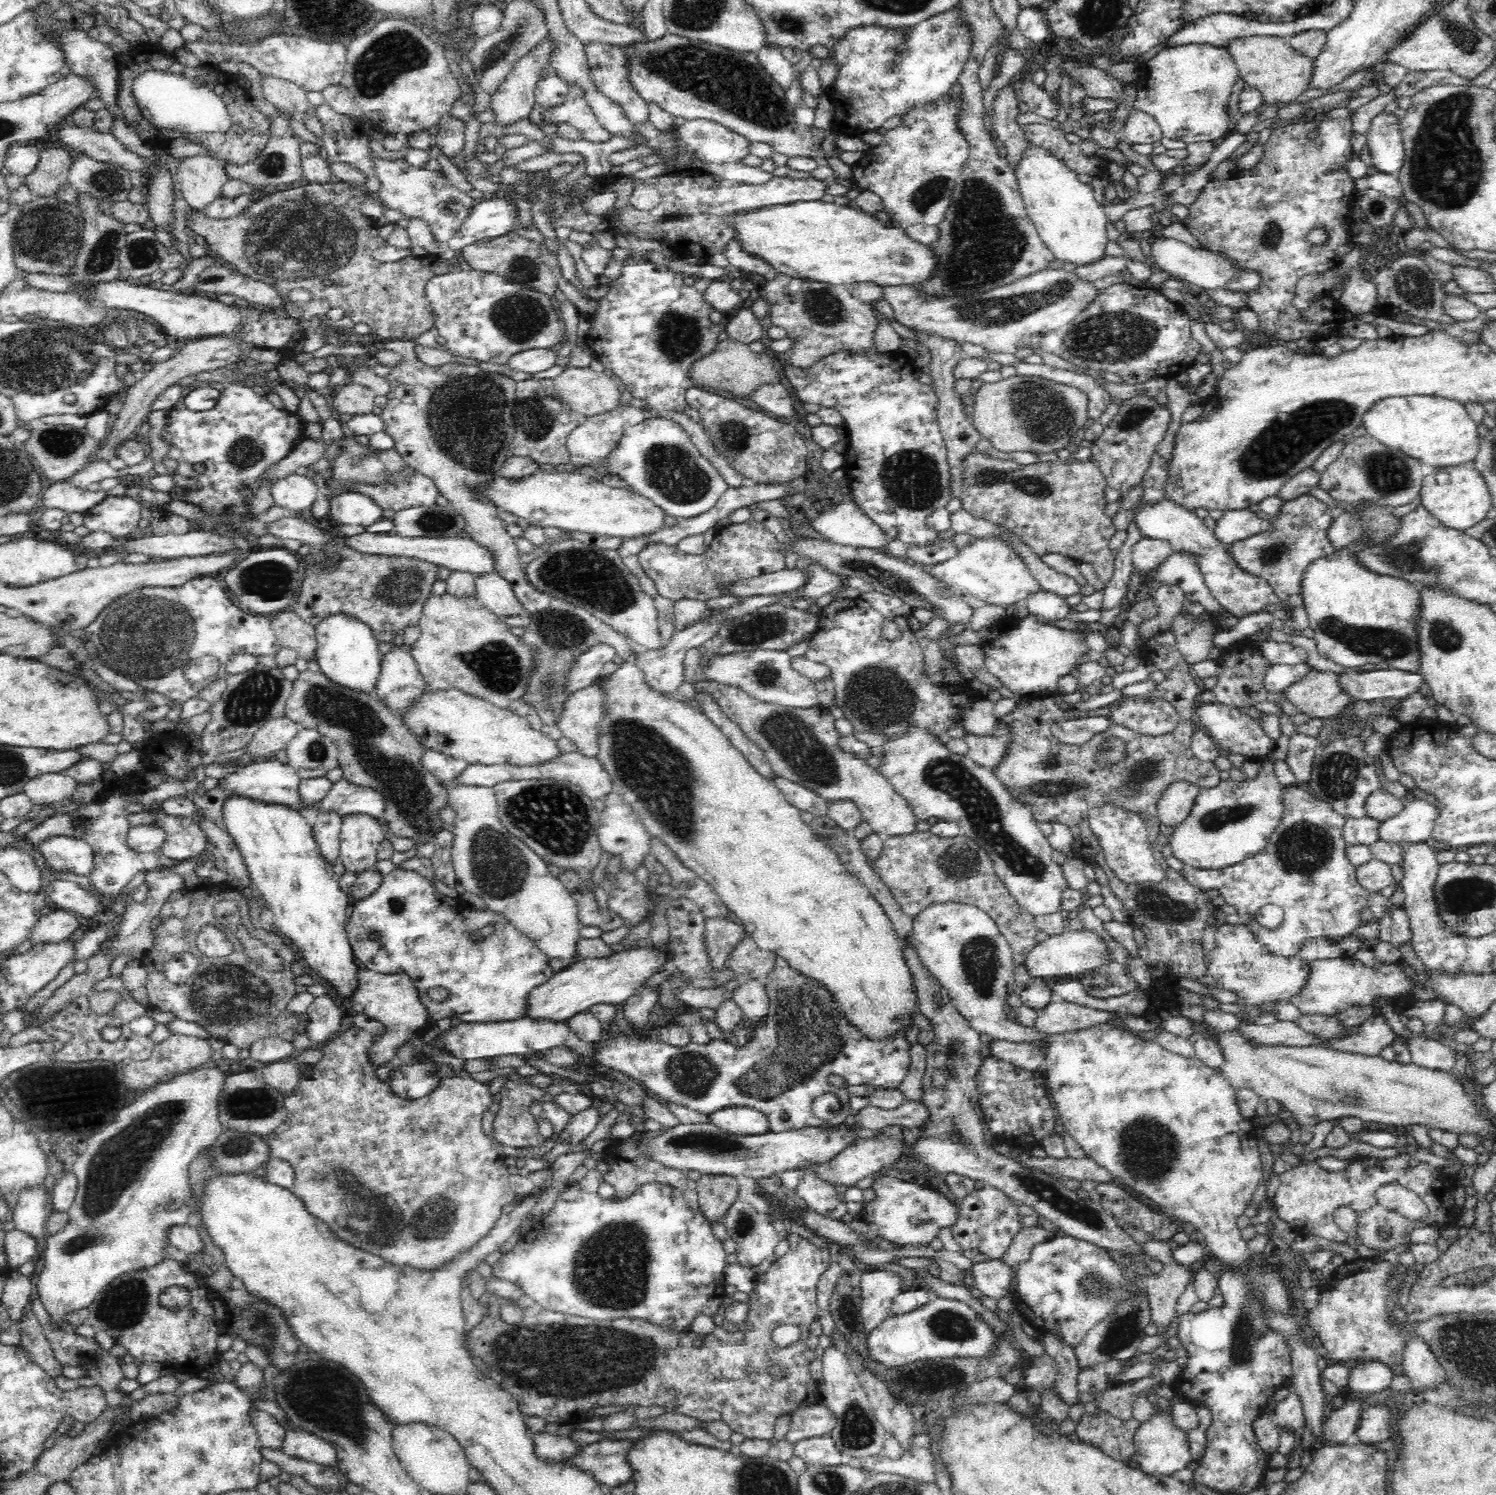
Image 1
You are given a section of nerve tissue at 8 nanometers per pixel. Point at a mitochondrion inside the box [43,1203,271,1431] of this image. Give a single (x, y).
(123, 1306)

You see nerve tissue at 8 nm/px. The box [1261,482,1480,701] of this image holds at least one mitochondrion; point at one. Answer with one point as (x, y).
(1382, 642)

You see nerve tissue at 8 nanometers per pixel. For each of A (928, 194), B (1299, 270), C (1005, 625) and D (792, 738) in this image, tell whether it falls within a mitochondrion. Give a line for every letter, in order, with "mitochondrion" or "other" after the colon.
A: mitochondrion
B: other
C: other
D: mitochondrion

